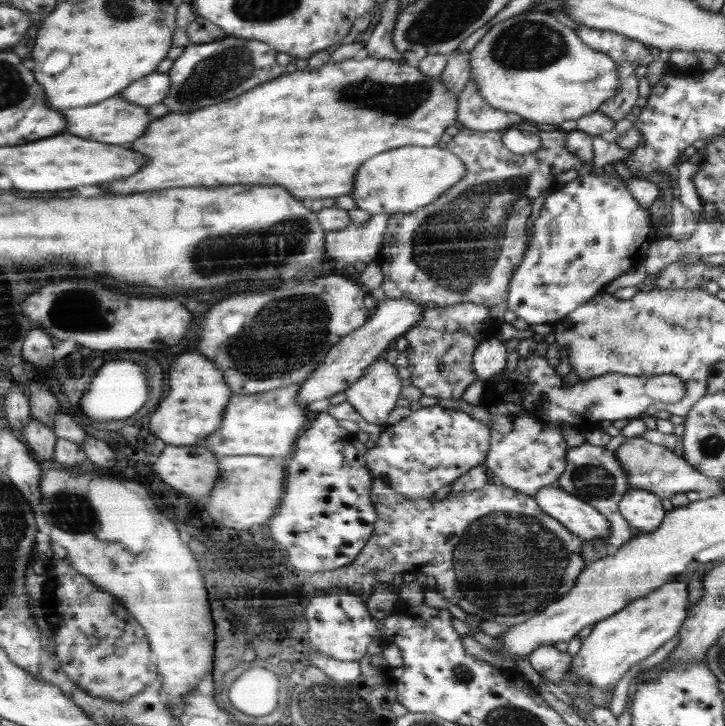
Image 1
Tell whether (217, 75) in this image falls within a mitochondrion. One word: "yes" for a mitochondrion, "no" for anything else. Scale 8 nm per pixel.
yes

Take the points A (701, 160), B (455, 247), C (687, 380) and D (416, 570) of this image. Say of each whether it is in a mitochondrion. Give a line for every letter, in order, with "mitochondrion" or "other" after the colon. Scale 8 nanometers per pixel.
A: other
B: mitochondrion
C: other
D: other

